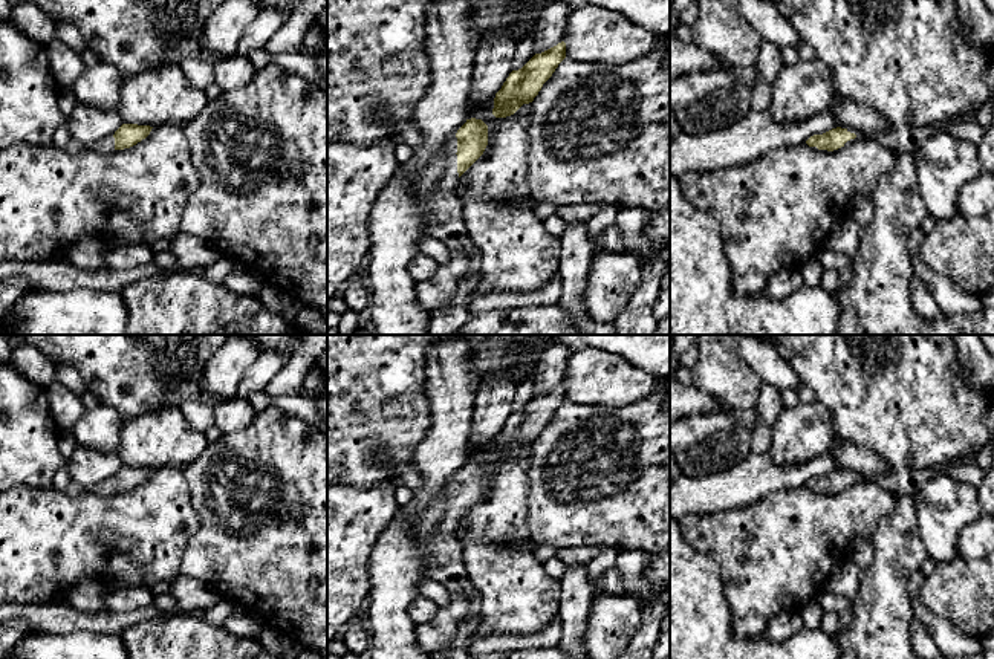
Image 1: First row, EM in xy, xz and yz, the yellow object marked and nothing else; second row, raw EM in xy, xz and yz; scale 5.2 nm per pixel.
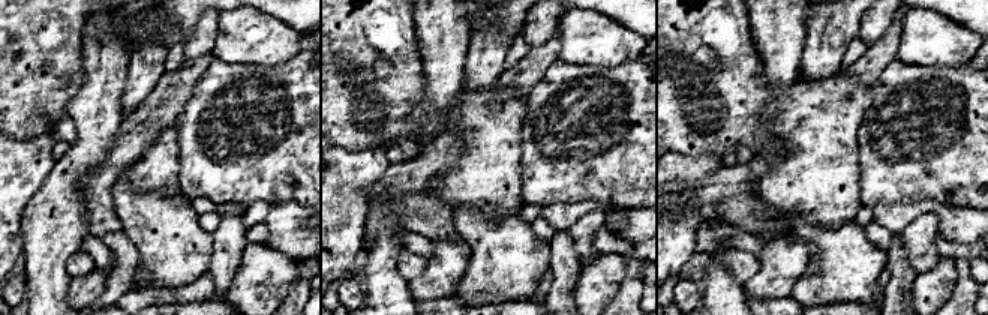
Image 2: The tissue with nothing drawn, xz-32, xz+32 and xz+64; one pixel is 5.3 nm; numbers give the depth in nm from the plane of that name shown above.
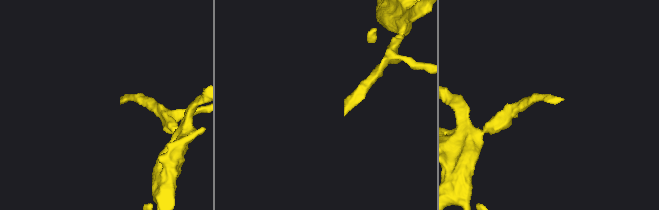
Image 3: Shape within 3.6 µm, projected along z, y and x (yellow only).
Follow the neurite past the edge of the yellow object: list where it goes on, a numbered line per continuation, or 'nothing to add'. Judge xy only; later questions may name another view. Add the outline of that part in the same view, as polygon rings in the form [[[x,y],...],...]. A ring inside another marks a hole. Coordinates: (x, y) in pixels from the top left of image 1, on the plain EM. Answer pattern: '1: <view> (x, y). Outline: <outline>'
1: xy (106, 486). Outline: [[[113,479],[102,480],[98,485],[95,485],[90,491],[98,495],[112,495],[115,494],[115,480]]]

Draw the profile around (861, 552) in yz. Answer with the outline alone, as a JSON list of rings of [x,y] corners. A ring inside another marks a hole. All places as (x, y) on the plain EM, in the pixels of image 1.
[[[862,537],[853,541],[849,553],[849,557],[855,561],[855,564],[859,569],[864,569],[870,563],[872,555],[873,555],[873,550],[872,550],[870,540]]]

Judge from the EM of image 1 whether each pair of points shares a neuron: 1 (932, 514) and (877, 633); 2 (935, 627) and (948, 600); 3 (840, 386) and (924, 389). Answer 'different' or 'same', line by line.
1: different
2: different
3: same

